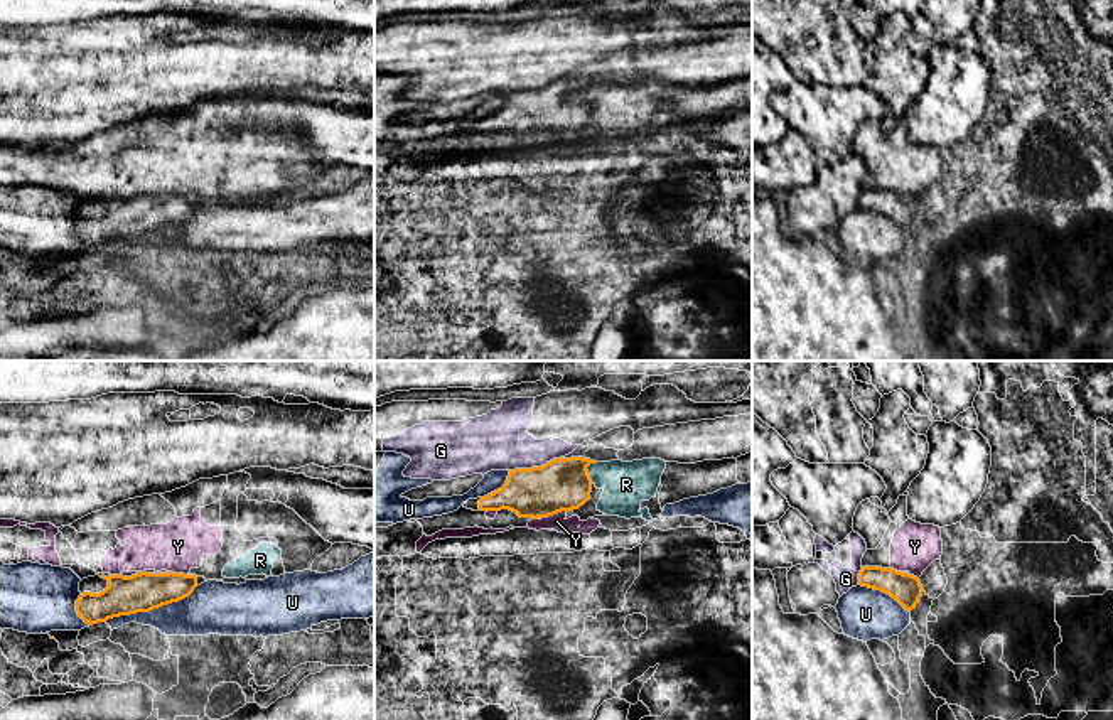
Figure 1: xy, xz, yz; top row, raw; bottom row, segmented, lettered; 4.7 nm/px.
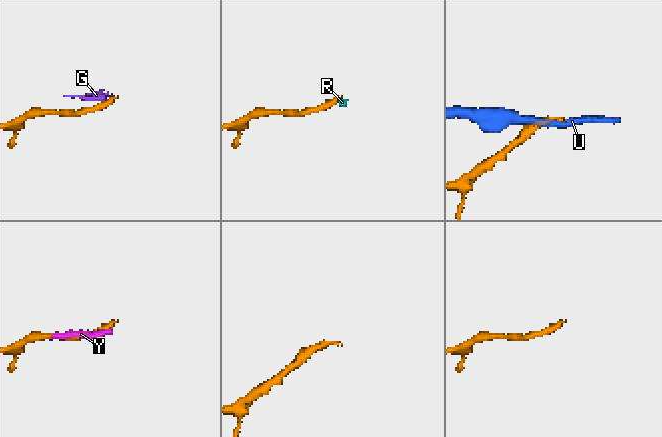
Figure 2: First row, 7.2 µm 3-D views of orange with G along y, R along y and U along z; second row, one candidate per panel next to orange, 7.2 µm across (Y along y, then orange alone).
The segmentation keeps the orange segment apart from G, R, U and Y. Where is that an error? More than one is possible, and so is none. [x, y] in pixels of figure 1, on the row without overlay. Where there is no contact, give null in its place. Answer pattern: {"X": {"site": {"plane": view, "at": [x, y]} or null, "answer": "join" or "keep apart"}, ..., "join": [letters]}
{"G": {"site": {"plane": "xz", "at": [535, 90]}, "answer": "keep apart"}, "R": {"site": {"plane": "xz", "at": [586, 91]}, "answer": "keep apart"}, "U": {"site": {"plane": "xy", "at": [150, 231]}, "answer": "keep apart"}, "Y": {"site": {"plane": "xz", "at": [553, 135]}, "answer": "keep apart"}, "join": []}

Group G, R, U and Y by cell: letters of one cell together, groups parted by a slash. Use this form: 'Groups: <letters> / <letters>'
Groups: G / R Y / U

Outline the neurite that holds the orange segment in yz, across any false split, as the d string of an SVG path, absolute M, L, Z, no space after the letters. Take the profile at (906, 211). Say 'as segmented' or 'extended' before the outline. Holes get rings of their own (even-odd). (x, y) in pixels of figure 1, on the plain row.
as segmented; M862 189L858 207L880 212L895 221L906 233L916 231L922 219L921 202L894 191Z

